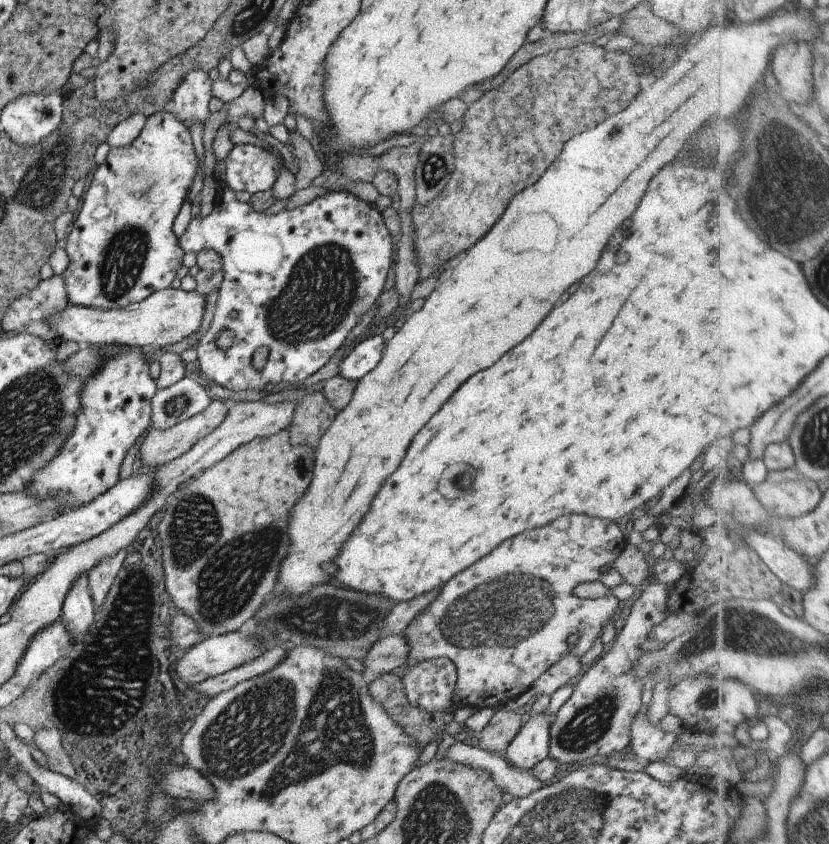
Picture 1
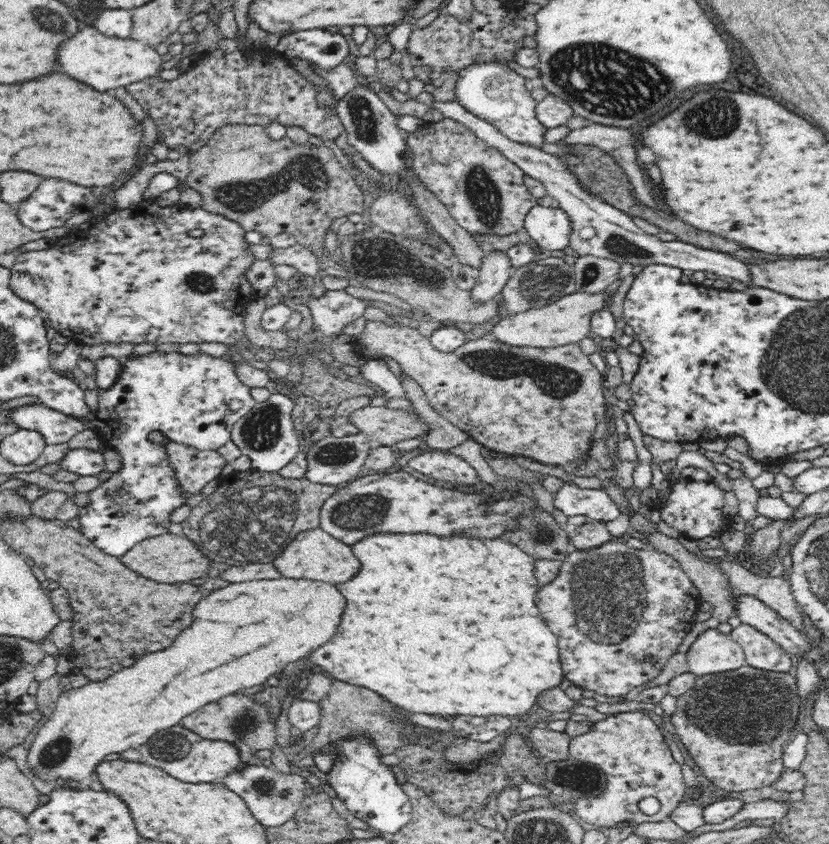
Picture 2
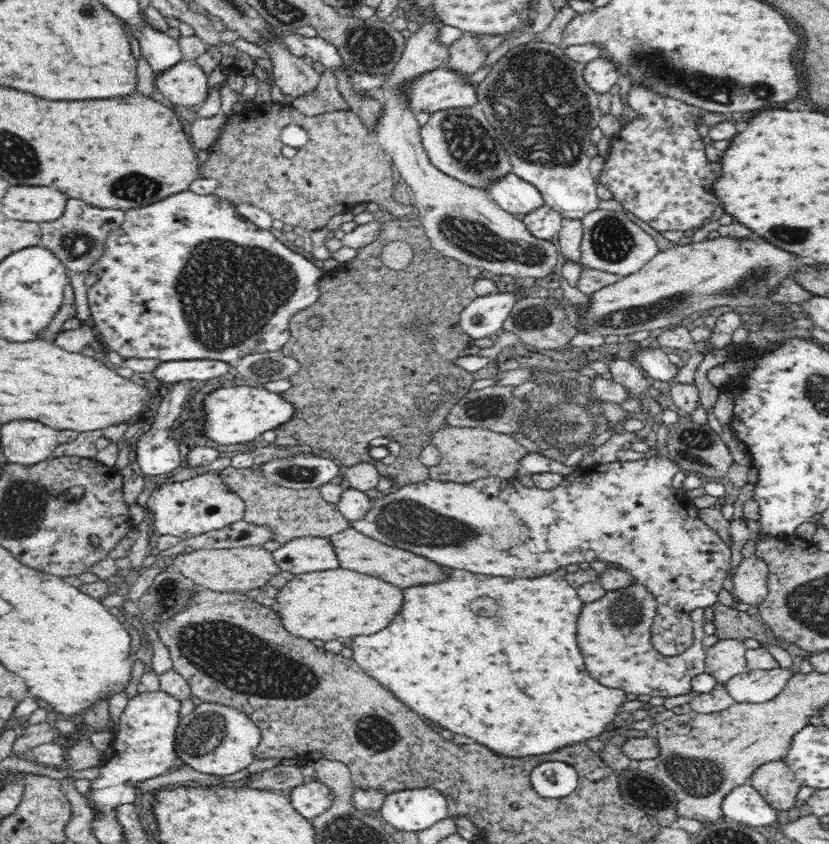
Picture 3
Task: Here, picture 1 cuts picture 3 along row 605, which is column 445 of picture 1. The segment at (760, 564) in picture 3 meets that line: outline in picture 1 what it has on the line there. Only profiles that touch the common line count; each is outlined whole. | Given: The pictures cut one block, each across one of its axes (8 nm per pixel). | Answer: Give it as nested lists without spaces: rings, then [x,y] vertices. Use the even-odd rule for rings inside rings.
[[[465,738],[448,739],[436,756],[436,758],[442,757],[454,764],[458,762],[462,766],[480,768],[480,770],[492,774],[492,778],[502,792],[510,793],[514,798],[526,798],[544,788],[542,781],[534,778],[531,771],[524,772],[524,770],[508,764],[504,755],[490,754],[488,750],[482,750],[478,745],[470,745]]]

